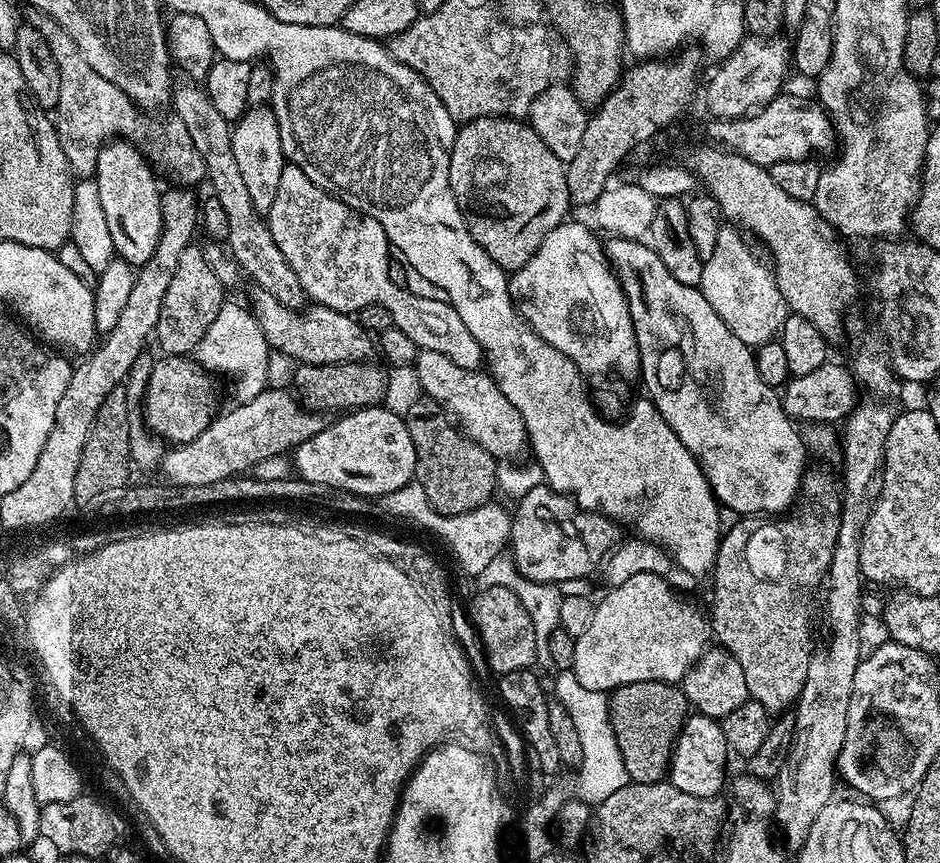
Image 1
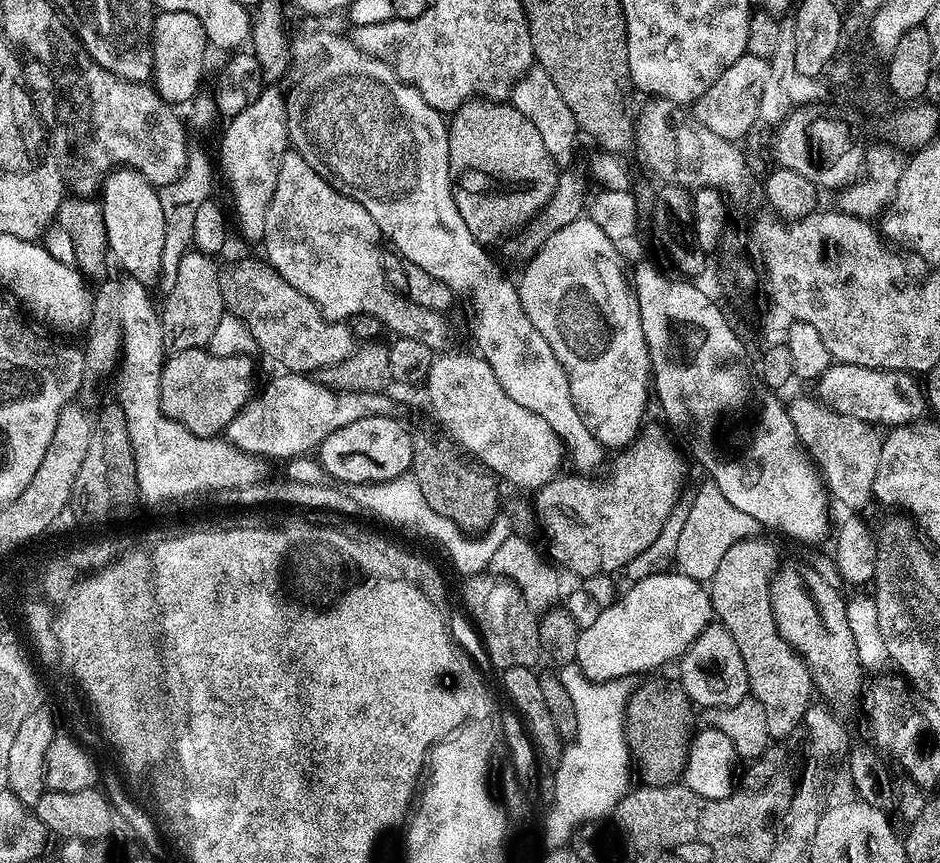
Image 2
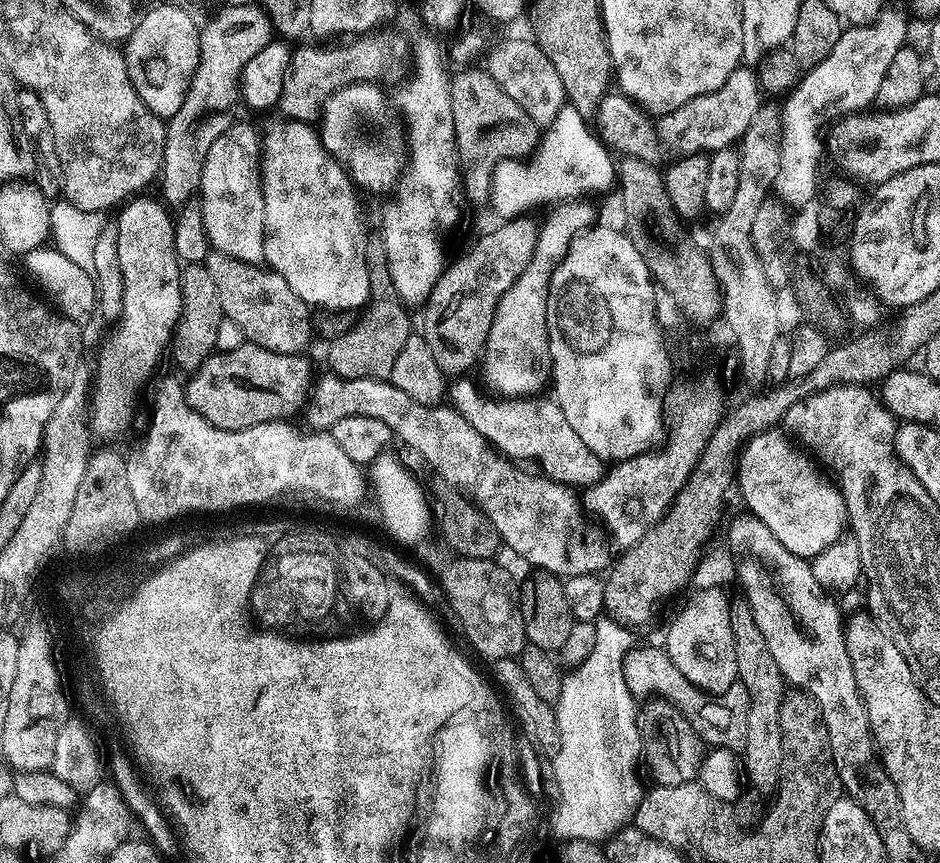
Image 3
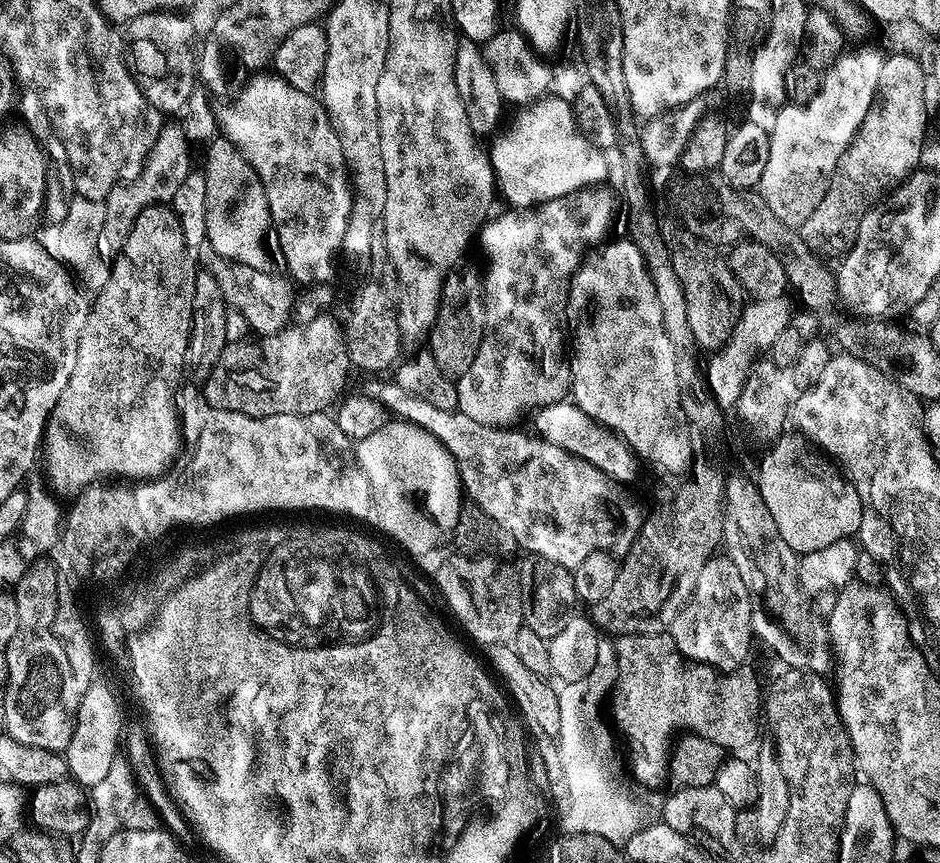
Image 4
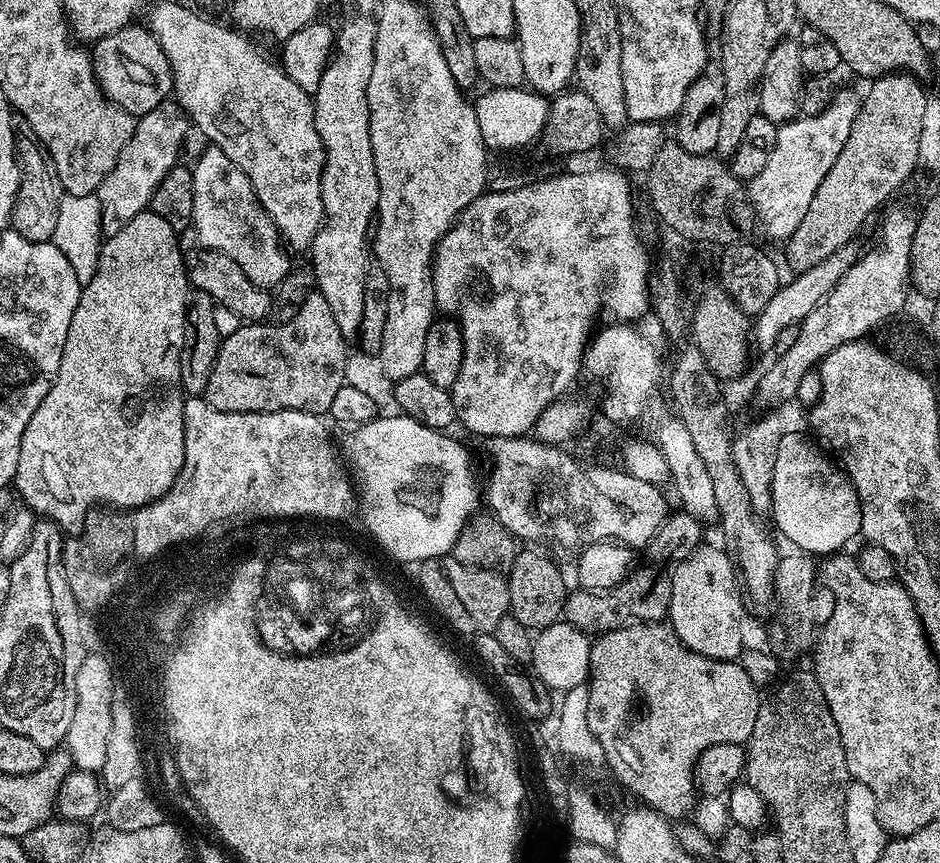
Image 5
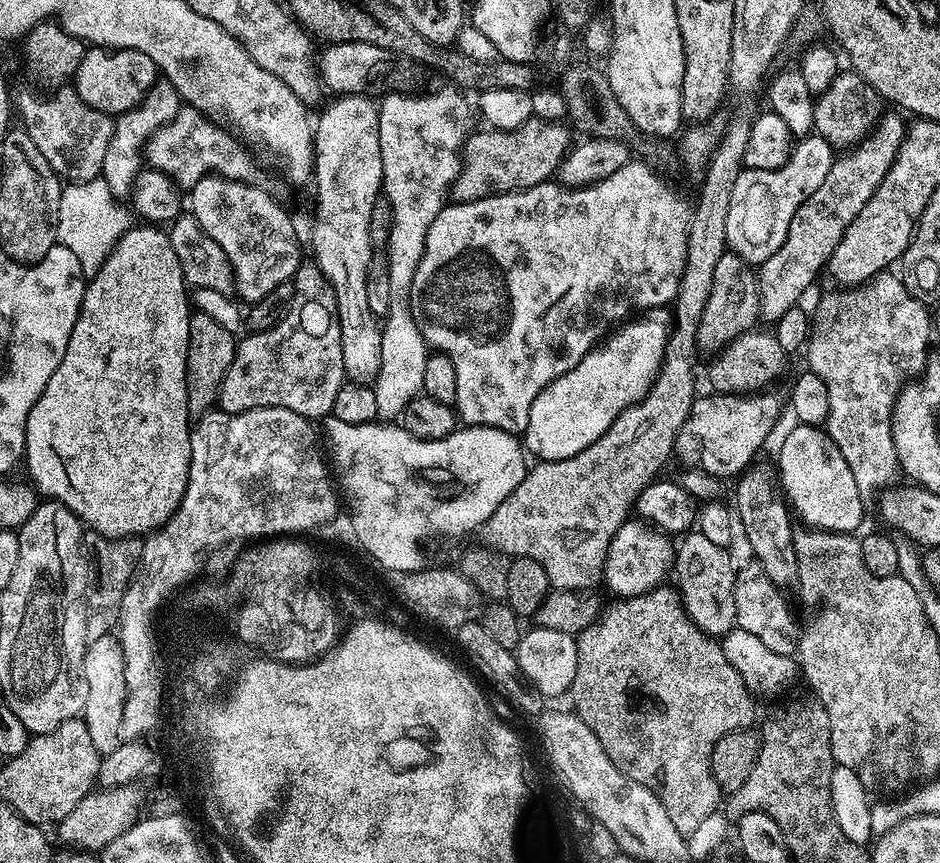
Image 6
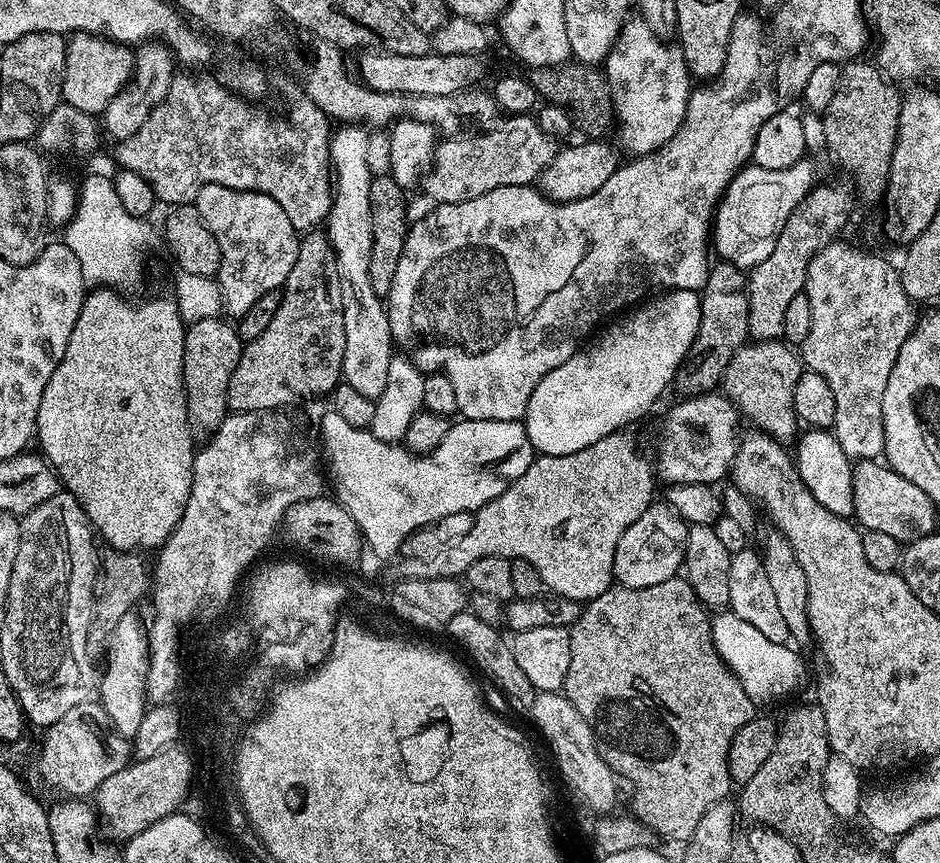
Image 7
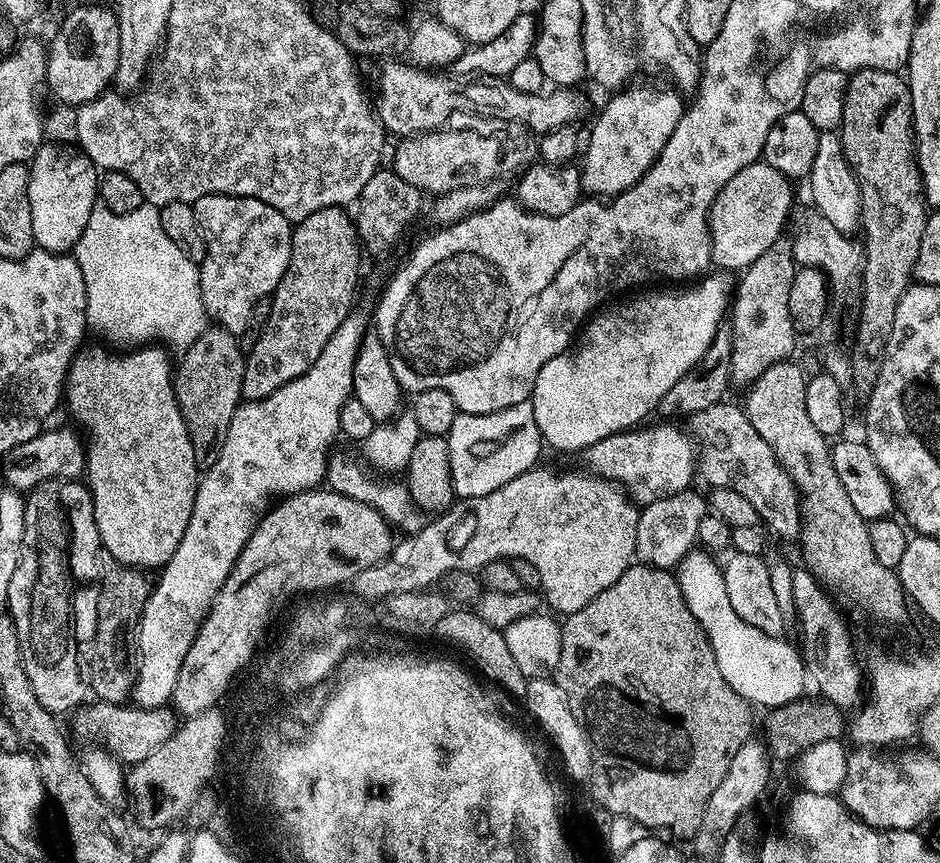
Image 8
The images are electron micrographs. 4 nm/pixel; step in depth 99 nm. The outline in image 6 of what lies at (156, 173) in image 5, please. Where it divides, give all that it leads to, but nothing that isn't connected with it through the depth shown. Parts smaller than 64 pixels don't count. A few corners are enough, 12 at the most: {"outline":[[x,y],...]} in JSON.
{"outline":[[157,79],[141,104],[115,117],[102,173],[131,197],[148,140],[182,101]]}

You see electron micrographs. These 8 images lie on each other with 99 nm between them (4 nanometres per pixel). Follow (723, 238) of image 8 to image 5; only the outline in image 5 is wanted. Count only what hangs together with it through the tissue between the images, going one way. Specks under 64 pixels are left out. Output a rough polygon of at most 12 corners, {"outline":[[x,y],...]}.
{"outline":[[861,99],[777,127],[746,188],[759,231],[787,242],[850,138]]}

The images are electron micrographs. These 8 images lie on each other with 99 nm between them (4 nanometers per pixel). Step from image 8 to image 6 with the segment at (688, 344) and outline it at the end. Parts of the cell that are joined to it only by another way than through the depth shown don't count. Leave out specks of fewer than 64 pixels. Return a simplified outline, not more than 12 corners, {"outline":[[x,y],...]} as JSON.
{"outline":[[632,318],[550,382],[522,444],[565,460],[648,392],[669,325]]}

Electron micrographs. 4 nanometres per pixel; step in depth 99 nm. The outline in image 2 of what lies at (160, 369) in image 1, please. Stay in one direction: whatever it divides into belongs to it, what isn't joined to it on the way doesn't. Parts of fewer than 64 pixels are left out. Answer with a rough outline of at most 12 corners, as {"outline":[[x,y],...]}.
{"outline":[[171,353],[170,419],[219,437],[254,396],[252,356]]}

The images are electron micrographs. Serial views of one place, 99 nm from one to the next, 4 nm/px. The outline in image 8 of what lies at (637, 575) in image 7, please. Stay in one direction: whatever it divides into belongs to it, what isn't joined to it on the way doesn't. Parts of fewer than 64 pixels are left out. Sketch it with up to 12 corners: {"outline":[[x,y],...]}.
{"outline":[[696,490],[643,505],[635,559],[675,569],[698,540]]}

